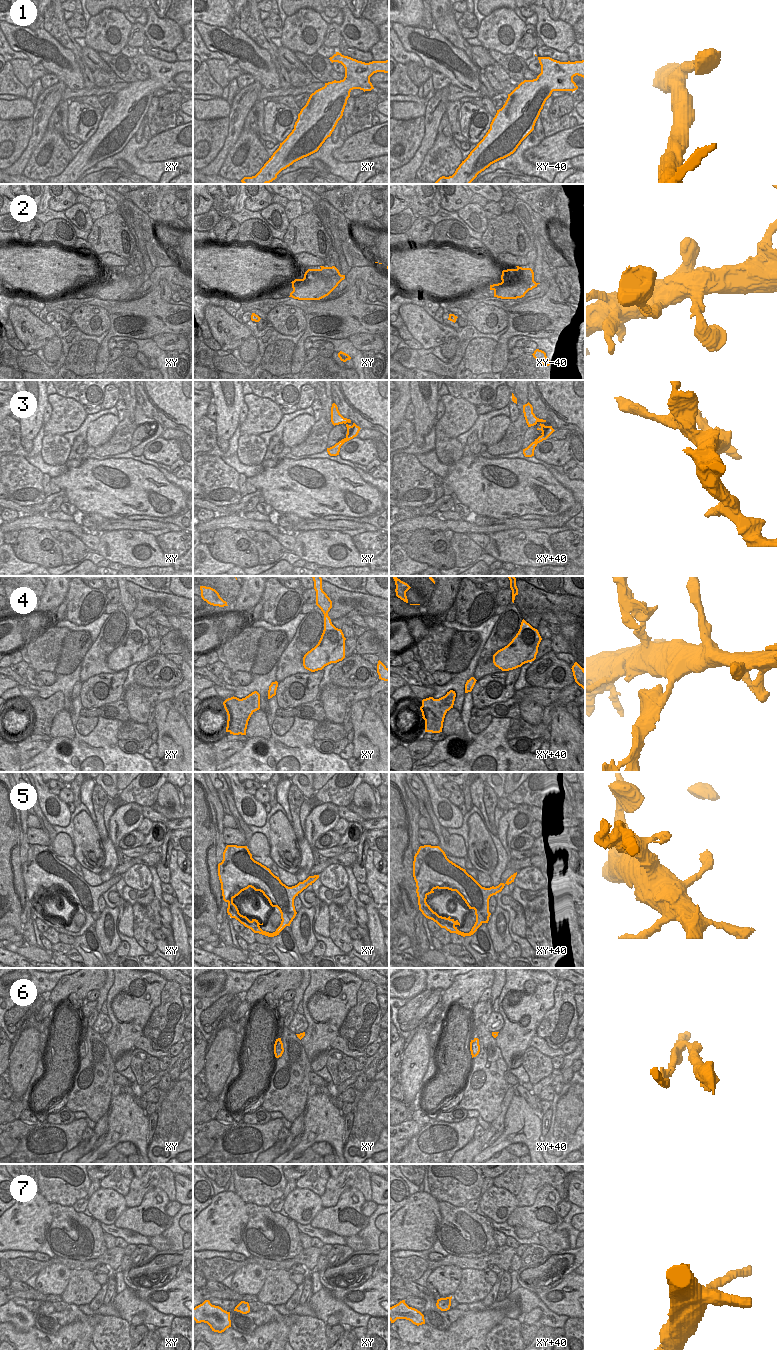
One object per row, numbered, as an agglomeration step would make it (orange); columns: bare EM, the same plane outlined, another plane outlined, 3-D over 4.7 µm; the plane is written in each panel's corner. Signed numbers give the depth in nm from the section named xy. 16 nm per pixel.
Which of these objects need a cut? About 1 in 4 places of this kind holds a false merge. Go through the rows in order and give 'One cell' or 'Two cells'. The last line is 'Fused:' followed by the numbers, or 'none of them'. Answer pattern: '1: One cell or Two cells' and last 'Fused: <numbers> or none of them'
1: One cell
2: One cell
3: One cell
4: Two cells
5: One cell
6: One cell
7: One cell
Fused: 4

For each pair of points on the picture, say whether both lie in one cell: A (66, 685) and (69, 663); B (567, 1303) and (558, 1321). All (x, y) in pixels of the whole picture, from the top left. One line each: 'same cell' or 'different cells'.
A: different cells
B: different cells

